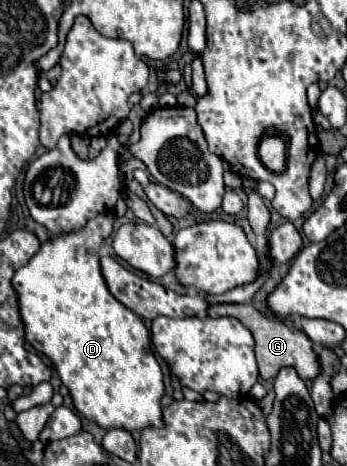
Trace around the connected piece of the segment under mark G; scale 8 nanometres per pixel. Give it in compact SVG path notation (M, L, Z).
M225 303L225 305L211 305L209 307L209 317L225 317L225 315L231 315L231 317L237 317L255 337L255 355L257 355L257 363L259 363L259 375L261 379L273 379L279 369L283 367L297 367L297 375L305 381L313 381L319 373L321 373L321 365L319 365L319 357L315 355L313 351L313 343L311 339L299 331L299 329L293 329L281 321L273 321L265 315L261 315L253 303L243 303L243 305L237 305L237 303Z

